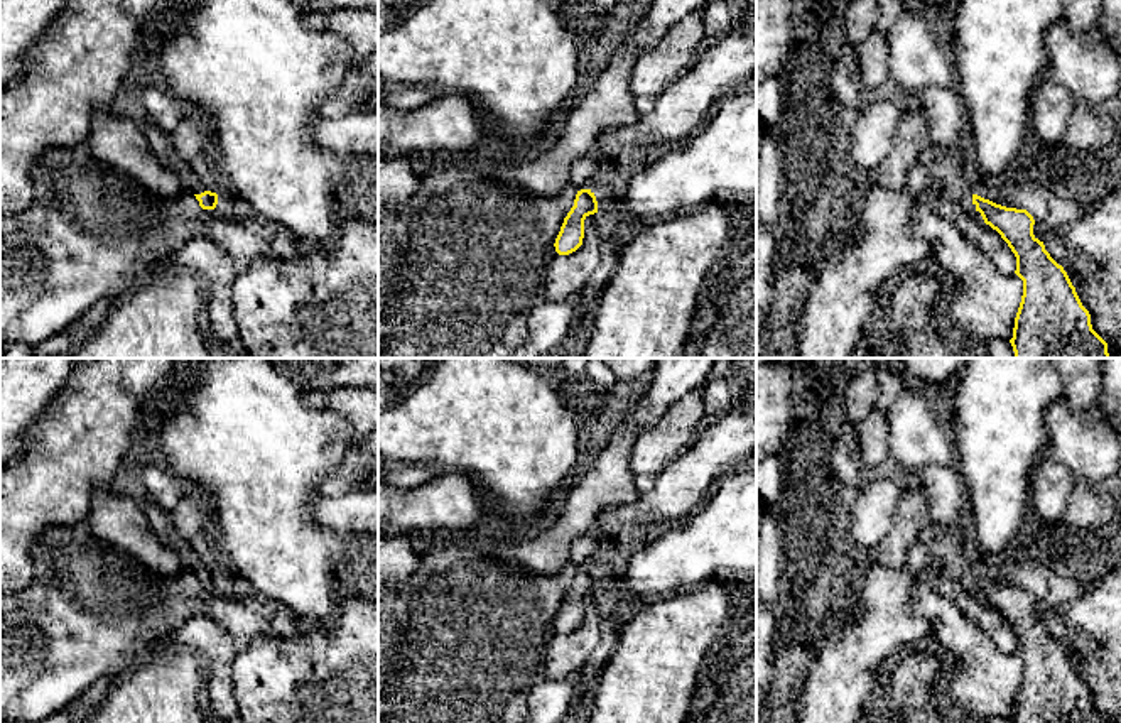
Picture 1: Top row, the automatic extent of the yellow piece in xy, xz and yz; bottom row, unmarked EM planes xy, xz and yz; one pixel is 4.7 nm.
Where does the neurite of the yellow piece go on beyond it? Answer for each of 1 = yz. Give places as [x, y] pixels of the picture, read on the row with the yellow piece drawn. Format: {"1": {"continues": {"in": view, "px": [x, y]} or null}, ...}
{"1": {"continues": null}}

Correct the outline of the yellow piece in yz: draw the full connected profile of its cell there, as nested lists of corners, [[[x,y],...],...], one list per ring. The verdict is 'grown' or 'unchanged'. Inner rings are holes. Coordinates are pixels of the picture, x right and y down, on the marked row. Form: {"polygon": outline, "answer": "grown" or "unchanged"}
{"polygon": [[[977,194],[972,204],[1008,243],[1016,257],[1015,274],[1023,280],[1010,340],[1015,358],[1109,358],[1107,343],[1092,329],[1067,272],[1033,235],[1033,216]]], "answer": "unchanged"}

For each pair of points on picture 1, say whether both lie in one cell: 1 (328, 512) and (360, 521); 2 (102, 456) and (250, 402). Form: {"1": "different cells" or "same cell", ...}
{"1": "same cell", "2": "different cells"}

